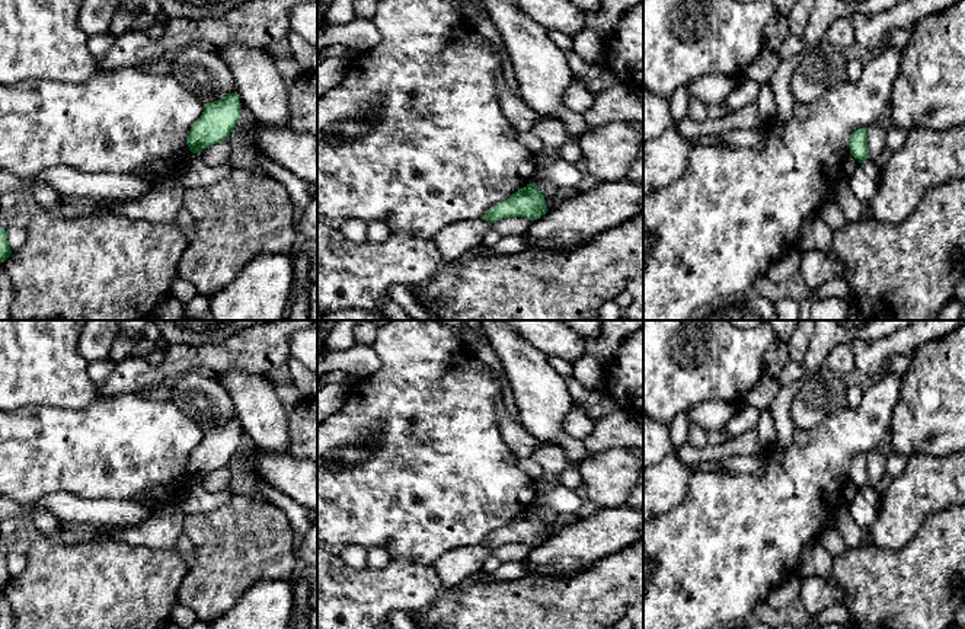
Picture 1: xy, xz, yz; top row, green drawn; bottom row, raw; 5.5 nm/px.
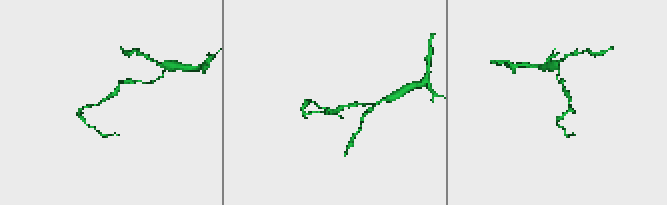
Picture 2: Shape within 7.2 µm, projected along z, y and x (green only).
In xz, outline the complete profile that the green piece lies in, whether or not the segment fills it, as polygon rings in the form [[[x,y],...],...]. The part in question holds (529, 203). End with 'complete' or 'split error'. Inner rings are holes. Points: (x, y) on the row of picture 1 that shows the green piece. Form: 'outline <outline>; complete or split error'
outline [[[527,183],[523,189],[517,191],[505,201],[501,201],[489,208],[482,218],[491,223],[511,217],[524,217],[534,221],[547,211],[541,191],[533,183]]]; complete

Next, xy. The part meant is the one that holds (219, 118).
outline [[[237,92],[223,99],[204,105],[204,112],[192,125],[186,144],[192,153],[227,140],[242,118],[242,106]]]; complete

